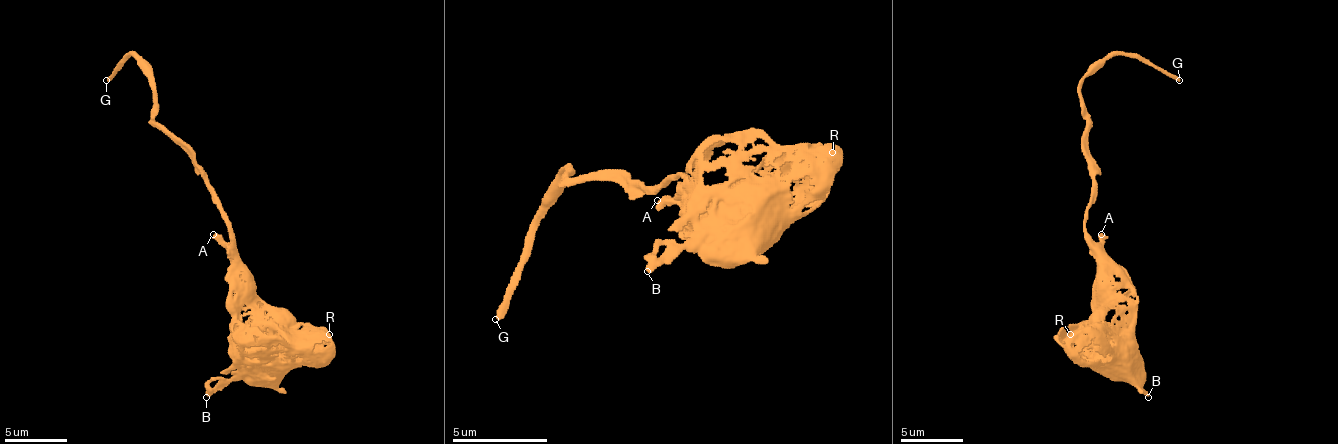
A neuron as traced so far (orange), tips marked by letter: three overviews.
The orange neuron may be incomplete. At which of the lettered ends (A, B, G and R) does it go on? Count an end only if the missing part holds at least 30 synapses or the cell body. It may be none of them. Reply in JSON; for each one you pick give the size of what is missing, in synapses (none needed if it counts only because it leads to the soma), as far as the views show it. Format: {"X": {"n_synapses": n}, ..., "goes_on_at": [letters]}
{"G": {"n_synapses": 200}, "goes_on_at": ["G"]}

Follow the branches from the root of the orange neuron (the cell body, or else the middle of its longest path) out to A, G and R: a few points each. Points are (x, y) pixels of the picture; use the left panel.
A: (275, 362), (285, 356), (285, 334), (272, 318), (272, 312), (257, 296), (253, 278), (213, 234)
G: (275, 362), (285, 334), (257, 296), (203, 168), (153, 118), (153, 77), (131, 55), (106, 80)
R: (275, 362), (307, 365), (329, 343), (329, 334)

